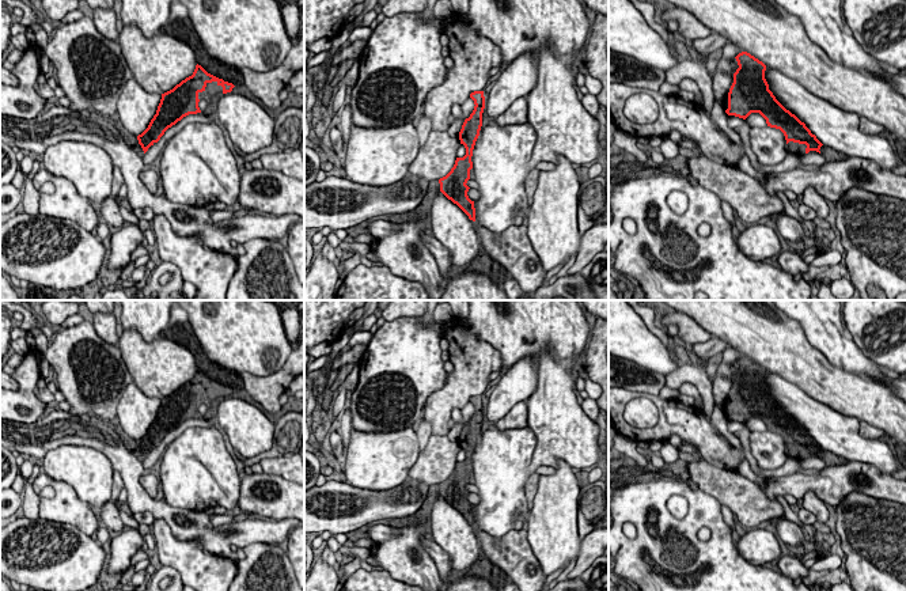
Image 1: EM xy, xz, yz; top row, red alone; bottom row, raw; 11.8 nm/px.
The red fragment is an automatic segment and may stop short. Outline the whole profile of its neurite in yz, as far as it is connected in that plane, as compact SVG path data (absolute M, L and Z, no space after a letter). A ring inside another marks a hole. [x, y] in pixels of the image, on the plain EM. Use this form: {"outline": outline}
{"outline": "M747 356L736 361L739 372L728 397L728 420L746 424L751 417L759 417L767 431L780 433L786 444L785 454L797 461L810 455L819 456L826 466L845 465L842 456L823 450L815 439L795 418L786 414L769 394L765 383L766 370Z"}

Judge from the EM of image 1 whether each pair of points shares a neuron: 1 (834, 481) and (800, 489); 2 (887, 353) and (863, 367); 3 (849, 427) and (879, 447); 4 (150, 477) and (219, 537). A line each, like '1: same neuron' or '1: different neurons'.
1: same neuron
2: different neurons
3: same neuron
4: different neurons

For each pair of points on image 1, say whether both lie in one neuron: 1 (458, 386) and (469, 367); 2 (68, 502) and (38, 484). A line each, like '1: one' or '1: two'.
1: one
2: one

